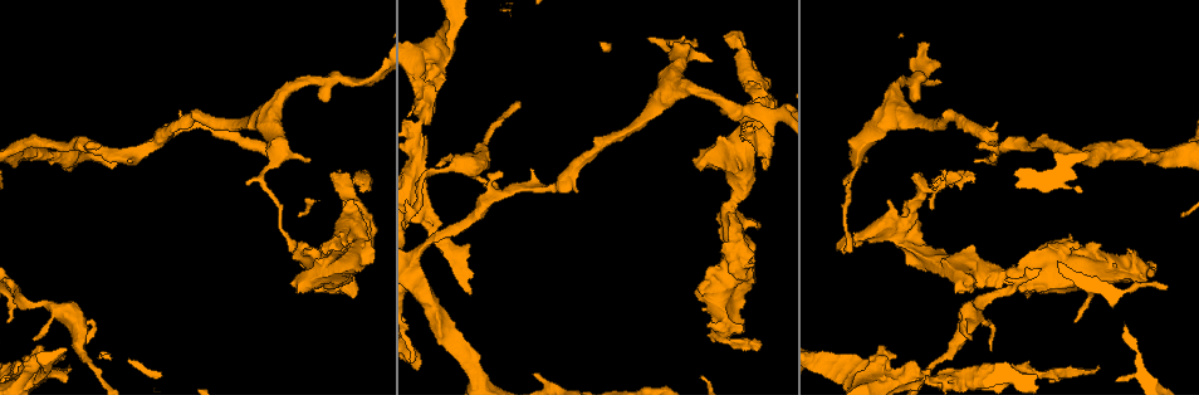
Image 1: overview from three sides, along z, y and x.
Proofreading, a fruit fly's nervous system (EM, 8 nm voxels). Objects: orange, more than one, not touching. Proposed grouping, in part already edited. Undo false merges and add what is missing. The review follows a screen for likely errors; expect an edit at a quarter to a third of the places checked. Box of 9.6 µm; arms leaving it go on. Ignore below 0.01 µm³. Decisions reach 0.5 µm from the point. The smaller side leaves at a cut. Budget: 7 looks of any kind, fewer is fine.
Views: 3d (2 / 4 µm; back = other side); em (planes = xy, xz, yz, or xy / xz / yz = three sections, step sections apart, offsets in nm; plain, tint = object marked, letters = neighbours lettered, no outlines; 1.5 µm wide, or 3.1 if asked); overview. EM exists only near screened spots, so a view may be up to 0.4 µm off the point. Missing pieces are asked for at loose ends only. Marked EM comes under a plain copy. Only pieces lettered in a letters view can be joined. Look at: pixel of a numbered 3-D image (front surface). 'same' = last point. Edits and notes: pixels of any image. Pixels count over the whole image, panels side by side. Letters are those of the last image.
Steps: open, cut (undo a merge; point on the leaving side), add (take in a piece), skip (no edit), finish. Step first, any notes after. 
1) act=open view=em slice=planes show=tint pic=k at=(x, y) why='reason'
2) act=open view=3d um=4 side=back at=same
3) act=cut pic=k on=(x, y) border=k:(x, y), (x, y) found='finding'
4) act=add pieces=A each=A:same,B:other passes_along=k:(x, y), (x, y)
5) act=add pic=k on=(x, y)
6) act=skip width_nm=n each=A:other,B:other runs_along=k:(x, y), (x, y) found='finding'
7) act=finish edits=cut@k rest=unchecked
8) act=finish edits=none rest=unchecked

act=open view=em slice=planes show=tint pic=1 at=(824, 375) why='an open end'

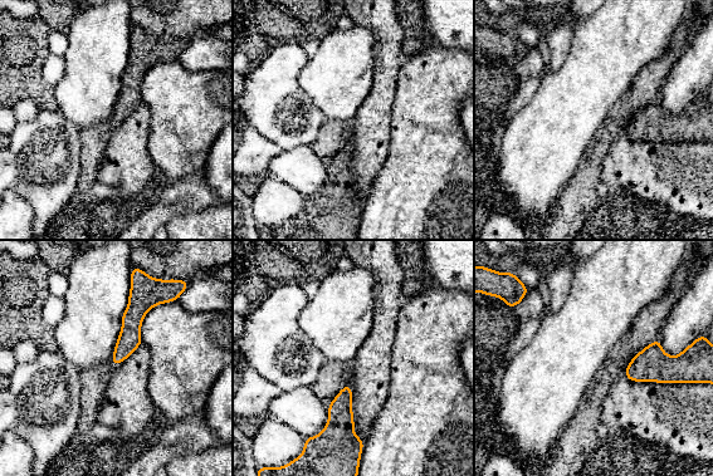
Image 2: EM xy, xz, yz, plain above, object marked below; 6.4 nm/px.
act=open view=em slice=planes show=letters at=same

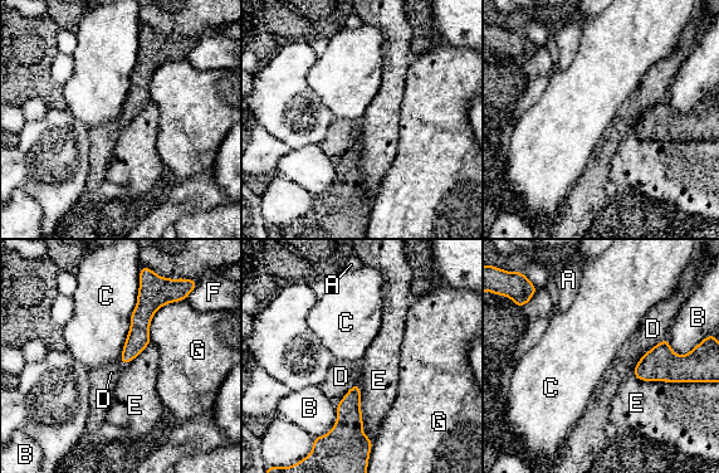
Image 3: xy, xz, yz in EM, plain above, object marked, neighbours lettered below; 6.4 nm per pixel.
act=skip width_nm=150 each=A:other,B:other,C:other,D:other,E:other,F:other,G:other found='none of them fits'

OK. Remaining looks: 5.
act=open view=em slice=planes show=letters pic=1 at=(1028, 294) why='free end'

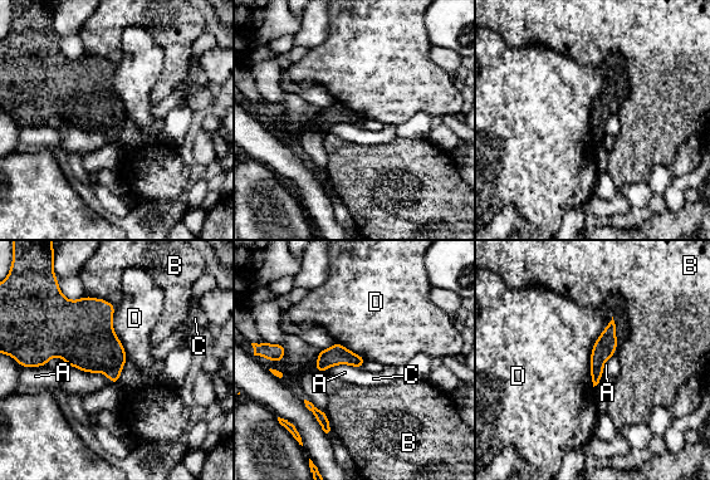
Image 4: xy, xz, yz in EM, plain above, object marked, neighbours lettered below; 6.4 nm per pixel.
act=skip longest_contact=D:480nm each=A:other,B:other,C:other,D:other border=4:(612, 316), (593, 343), (592, 386) found='no lettered piece goes on from it'

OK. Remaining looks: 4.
act=open view=em slice=xz step=8 show=letters pic=1 at=(924, 197) why='sharp bend'

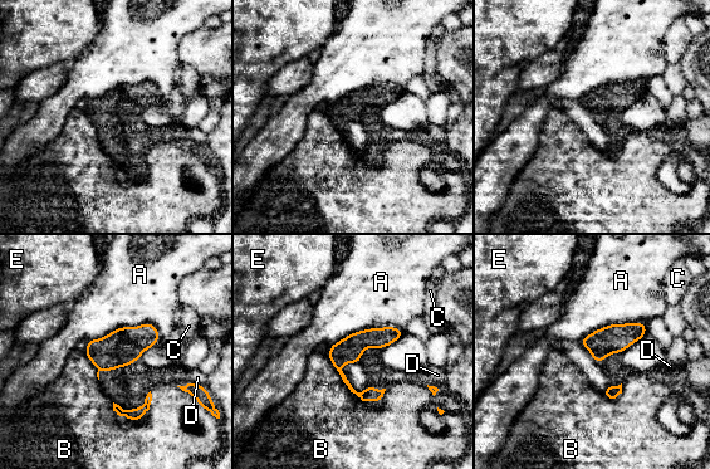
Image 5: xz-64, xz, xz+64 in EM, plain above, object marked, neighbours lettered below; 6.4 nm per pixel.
act=skip width_nm=80 longest_contact=A:480nm each=A:other,B:other,C:other,D:other,E:other found='all the same cell'

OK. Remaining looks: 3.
act=finish edits=none rest=unchecked

